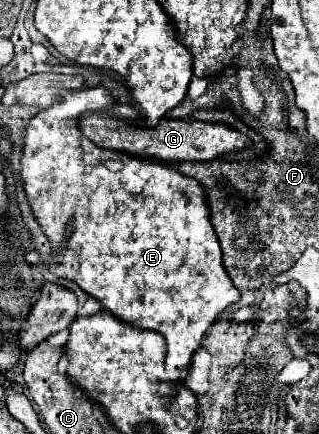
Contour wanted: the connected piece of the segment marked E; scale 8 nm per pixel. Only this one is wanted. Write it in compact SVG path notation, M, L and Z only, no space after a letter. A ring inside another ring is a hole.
M103 85L99 87L83 87L83 89L75 89L75 91L67 91L63 93L63 101L59 105L51 105L49 109L41 109L25 127L25 149L23 149L23 169L21 169L21 177L23 177L23 185L25 185L25 193L29 199L29 205L33 209L33 215L37 217L39 225L43 227L45 235L51 241L51 247L55 249L53 255L53 273L57 277L67 277L73 279L85 293L89 293L91 297L95 297L97 301L101 301L101 305L111 311L117 319L127 321L133 327L139 329L149 329L149 331L159 331L165 341L167 341L167 359L165 359L165 371L159 377L161 385L159 391L163 395L169 395L175 391L175 385L183 383L185 375L187 375L187 367L191 363L191 357L195 353L197 347L201 347L201 339L207 331L207 327L215 321L215 317L227 307L233 305L241 299L239 291L235 289L231 277L225 271L223 265L223 253L221 253L221 245L217 239L217 233L211 225L211 211L209 211L209 203L207 203L207 193L203 189L203 185L199 181L195 181L193 177L187 177L183 173L179 173L175 167L163 163L163 161L153 161L153 159L143 159L143 157L133 157L129 153L121 153L121 151L113 151L113 149L103 149L93 145L93 141L89 141L79 127L79 119L85 111L111 111L115 105L115 99L111 95L109 89L105 89Z

